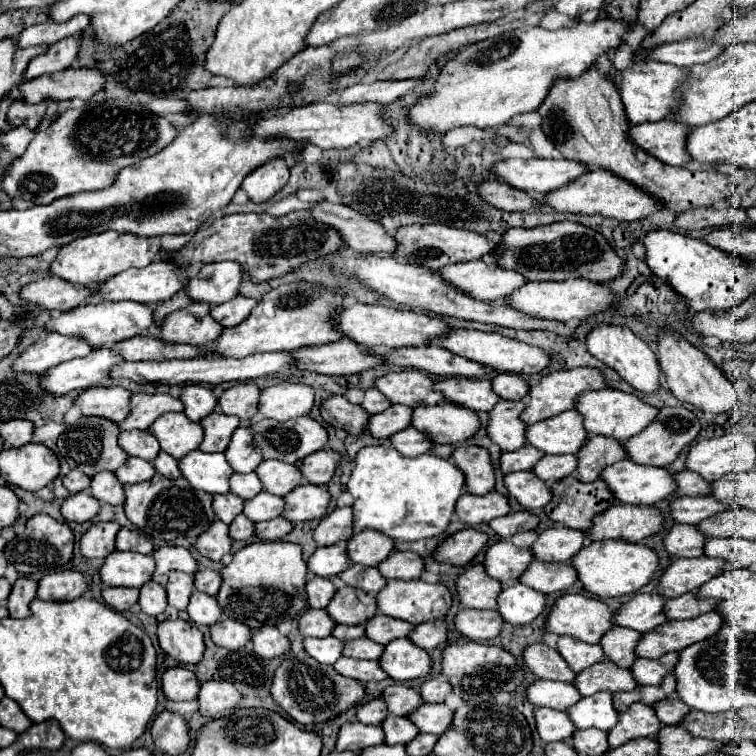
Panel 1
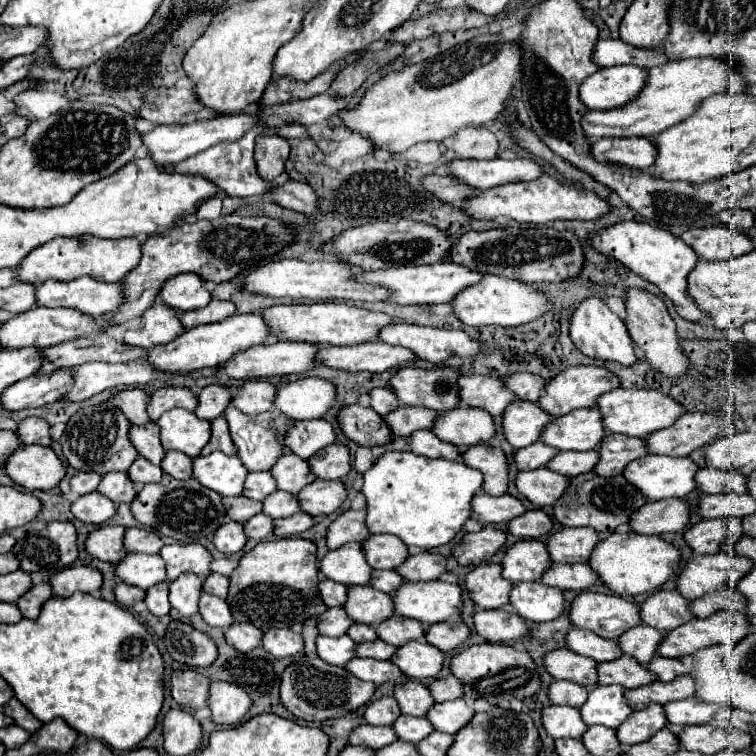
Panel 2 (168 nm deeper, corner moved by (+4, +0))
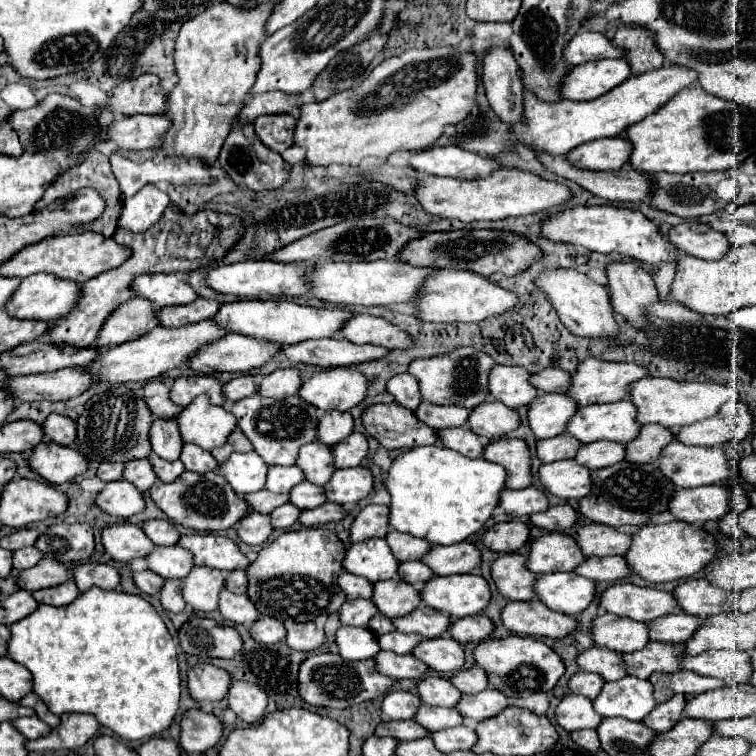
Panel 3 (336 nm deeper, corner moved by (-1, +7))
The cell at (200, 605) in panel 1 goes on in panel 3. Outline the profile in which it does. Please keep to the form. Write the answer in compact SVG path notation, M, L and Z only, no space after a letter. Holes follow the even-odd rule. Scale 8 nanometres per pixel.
M229 590L221 592L221 600L219 600L219 610L221 614L235 622L235 624L253 624L255 620L259 620L259 610L255 608L255 604L243 596L243 594L233 594Z

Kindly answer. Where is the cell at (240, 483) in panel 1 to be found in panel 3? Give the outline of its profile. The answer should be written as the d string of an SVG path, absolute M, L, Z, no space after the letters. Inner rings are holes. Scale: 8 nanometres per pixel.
M269 466L269 476L267 476L267 490L273 492L289 492L295 484L305 480L305 472L299 466Z

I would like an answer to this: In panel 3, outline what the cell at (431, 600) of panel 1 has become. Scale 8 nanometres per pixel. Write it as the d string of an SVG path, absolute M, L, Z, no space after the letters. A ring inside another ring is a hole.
M479 574L433 576L429 586L421 590L421 598L427 606L433 606L457 620L481 614L491 600L491 588Z

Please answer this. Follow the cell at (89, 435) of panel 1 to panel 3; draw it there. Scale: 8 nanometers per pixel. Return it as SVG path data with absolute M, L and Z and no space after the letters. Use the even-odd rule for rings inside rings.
M115 386L99 392L85 404L85 410L77 420L79 450L95 462L129 462L137 458L147 458L151 454L149 428L153 420L155 418L147 408L143 396L135 394L131 388Z

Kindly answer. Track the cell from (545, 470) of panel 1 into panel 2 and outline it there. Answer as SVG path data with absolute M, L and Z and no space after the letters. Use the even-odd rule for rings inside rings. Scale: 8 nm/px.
M560 451L556 457L550 459L550 463L546 465L550 471L556 471L564 477L576 477L580 473L588 473L592 471L592 467L596 465L596 451L584 451L584 453L576 453L576 451Z

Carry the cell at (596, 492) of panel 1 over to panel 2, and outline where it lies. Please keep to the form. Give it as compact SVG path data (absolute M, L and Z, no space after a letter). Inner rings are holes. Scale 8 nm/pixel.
M590 471L590 473L582 473L570 479L566 493L554 503L552 515L564 527L592 527L596 531L612 533L618 525L628 523L632 511L636 511L644 503L646 499L634 487L628 487L622 475L600 479L598 475L592 475Z

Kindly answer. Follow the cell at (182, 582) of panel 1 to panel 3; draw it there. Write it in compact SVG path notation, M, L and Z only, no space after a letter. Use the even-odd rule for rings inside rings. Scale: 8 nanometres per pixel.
M197 566L185 578L183 598L193 610L213 612L219 606L219 594L225 586L225 574L221 570Z

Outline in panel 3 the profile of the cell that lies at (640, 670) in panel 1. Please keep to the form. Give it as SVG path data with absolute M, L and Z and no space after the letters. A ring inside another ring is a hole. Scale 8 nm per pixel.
M713 650L697 656L685 656L683 668L703 676L721 678L727 684L745 684L751 678L751 656L749 652Z

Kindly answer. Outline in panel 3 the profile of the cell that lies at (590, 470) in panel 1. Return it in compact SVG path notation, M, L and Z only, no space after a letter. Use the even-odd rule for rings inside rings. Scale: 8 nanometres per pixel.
M647 424L641 428L635 440L625 444L627 460L633 460L637 464L657 460L661 456L661 450L673 440L675 440L675 434L669 428L661 424Z

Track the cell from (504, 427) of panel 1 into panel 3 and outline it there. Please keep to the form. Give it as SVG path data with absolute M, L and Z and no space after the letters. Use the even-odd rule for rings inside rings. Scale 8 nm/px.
M541 394L529 406L529 424L537 438L553 438L565 432L579 404L567 394Z

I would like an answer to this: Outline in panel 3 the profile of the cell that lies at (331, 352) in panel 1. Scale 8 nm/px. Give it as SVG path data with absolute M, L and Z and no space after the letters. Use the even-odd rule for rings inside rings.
M225 334L223 338L201 346L187 362L187 368L213 374L213 372L249 372L269 362L277 352L279 344L263 340L251 340L249 336Z

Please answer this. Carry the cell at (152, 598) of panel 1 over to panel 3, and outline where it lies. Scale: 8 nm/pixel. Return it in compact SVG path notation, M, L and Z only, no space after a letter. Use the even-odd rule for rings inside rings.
M167 580L161 590L161 604L169 612L183 612L185 600L183 600L183 580Z

